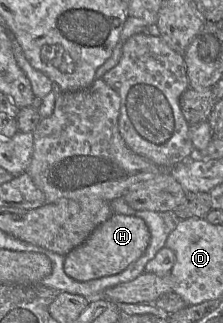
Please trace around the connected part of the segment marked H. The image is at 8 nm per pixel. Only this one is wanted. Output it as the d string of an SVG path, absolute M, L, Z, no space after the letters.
M112 214L79 246L65 255L64 271L76 281L90 281L122 272L146 250L150 233L145 222L136 216Z

